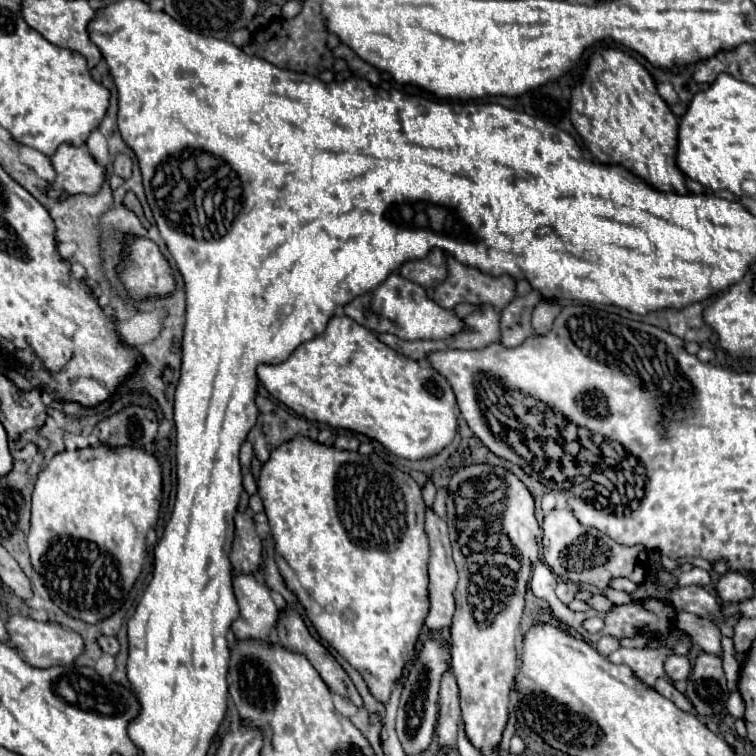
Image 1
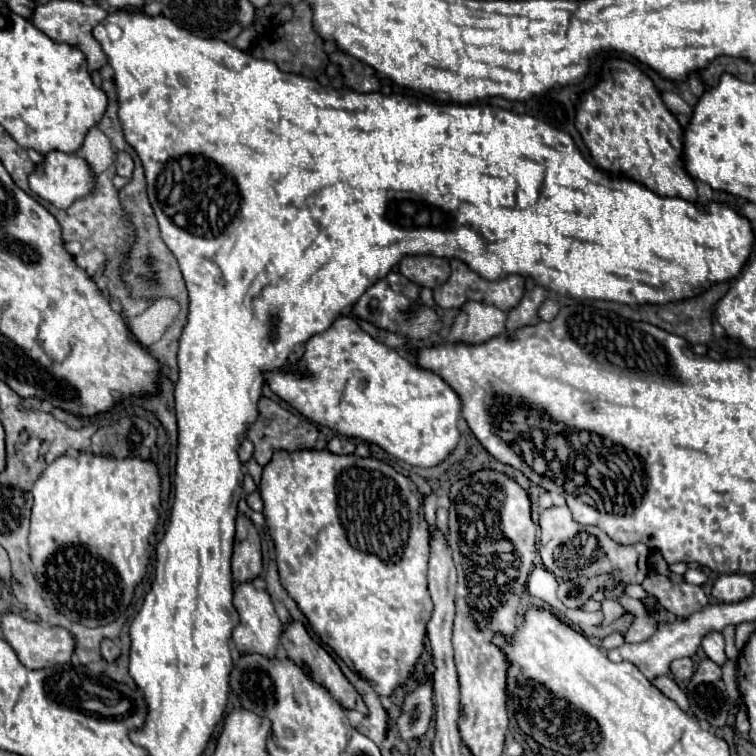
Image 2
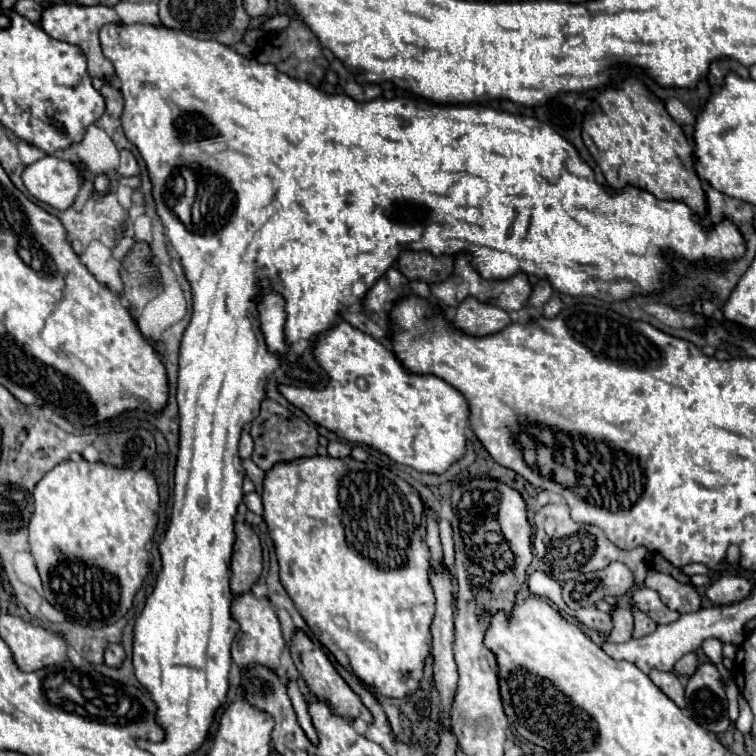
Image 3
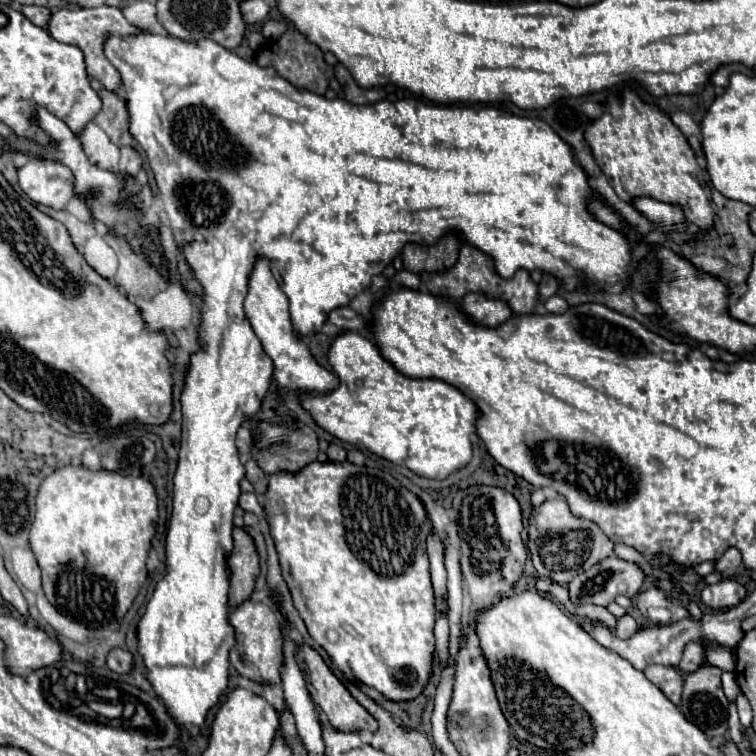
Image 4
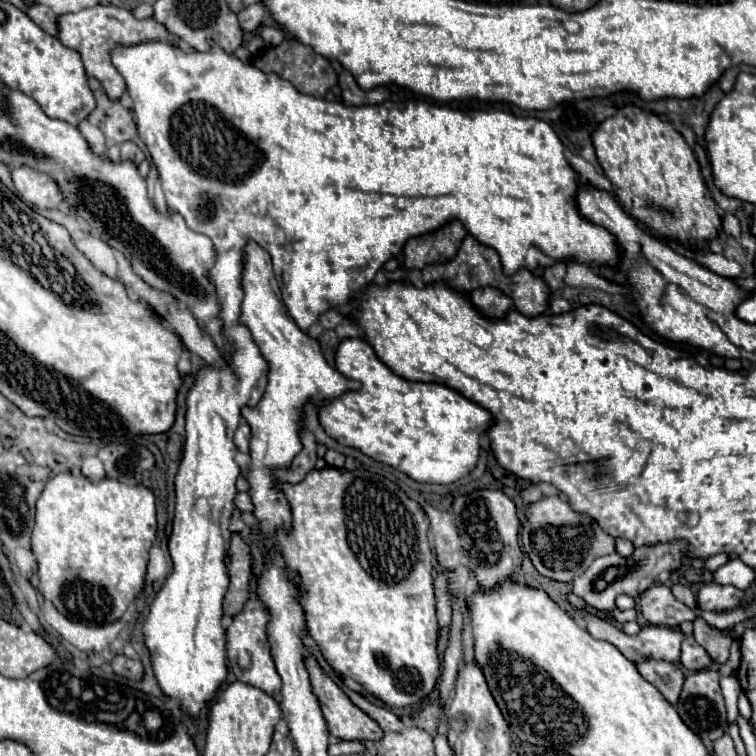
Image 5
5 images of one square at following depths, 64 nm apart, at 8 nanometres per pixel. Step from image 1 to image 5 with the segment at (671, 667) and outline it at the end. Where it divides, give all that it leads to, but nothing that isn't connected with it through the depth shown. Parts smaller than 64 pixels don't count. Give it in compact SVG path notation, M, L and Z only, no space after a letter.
M688 634L682 642L682 660L680 662L686 670L702 670L712 664L710 656L706 654L706 650L702 650L702 646L694 640L692 634Z

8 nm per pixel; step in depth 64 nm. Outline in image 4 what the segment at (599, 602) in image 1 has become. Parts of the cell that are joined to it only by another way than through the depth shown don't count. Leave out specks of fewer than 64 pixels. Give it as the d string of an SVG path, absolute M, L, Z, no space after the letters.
M624 614L622 618L618 618L618 624L616 624L616 630L614 630L614 634L618 636L618 638L622 638L622 640L626 640L626 638L630 638L630 636L634 636L638 632L638 624L636 624L636 620L630 616L630 614Z

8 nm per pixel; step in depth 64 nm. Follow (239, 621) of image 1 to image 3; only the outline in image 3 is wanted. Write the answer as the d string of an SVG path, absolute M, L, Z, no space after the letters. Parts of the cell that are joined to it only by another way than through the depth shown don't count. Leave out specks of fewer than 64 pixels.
M252 592L238 594L232 600L232 616L240 624L240 630L234 636L234 644L232 644L232 660L236 660L240 666L262 664L262 666L276 670L280 664L280 652L286 646L286 642L282 638L280 622L276 618L276 612L274 612L270 600L268 598L256 598Z

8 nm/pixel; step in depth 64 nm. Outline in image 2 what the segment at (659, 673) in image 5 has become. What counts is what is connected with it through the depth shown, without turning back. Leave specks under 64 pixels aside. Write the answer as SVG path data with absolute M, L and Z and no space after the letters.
M658 676L658 678L654 680L654 686L656 686L664 696L668 696L670 700L674 700L684 712L690 710L690 704L688 704L686 694L678 688L678 684L676 684L670 676Z

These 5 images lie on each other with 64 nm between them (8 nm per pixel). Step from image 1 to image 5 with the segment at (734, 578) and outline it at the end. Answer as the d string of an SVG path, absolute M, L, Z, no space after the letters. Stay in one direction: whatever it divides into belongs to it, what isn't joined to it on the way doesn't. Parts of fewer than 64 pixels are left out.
M710 582L702 586L696 594L696 602L700 610L712 610L712 612L726 612L740 608L744 598L744 592L736 586L722 586L716 582Z

